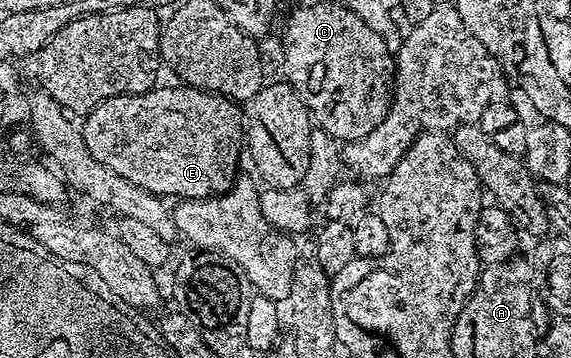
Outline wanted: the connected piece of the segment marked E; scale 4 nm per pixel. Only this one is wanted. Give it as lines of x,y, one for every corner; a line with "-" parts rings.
185,84
162,85
155,85
153,90
143,94
112,96
112,100
104,100
104,104
100,104
92,113
85,115
83,122
86,123
81,123
80,129
84,136
84,144
88,144
88,152
92,152
92,156
96,156
96,160
100,160
100,164
108,164
108,168
112,168
112,172
116,172
133,182
133,184
139,185
140,188
144,188
148,192
157,194
166,200
171,200
170,198
197,200
199,198
213,198
223,194
234,185
240,174
240,171
238,171
238,153
243,153
244,150
244,114
239,103
234,102
231,98
213,94
210,90
198,90
195,86

